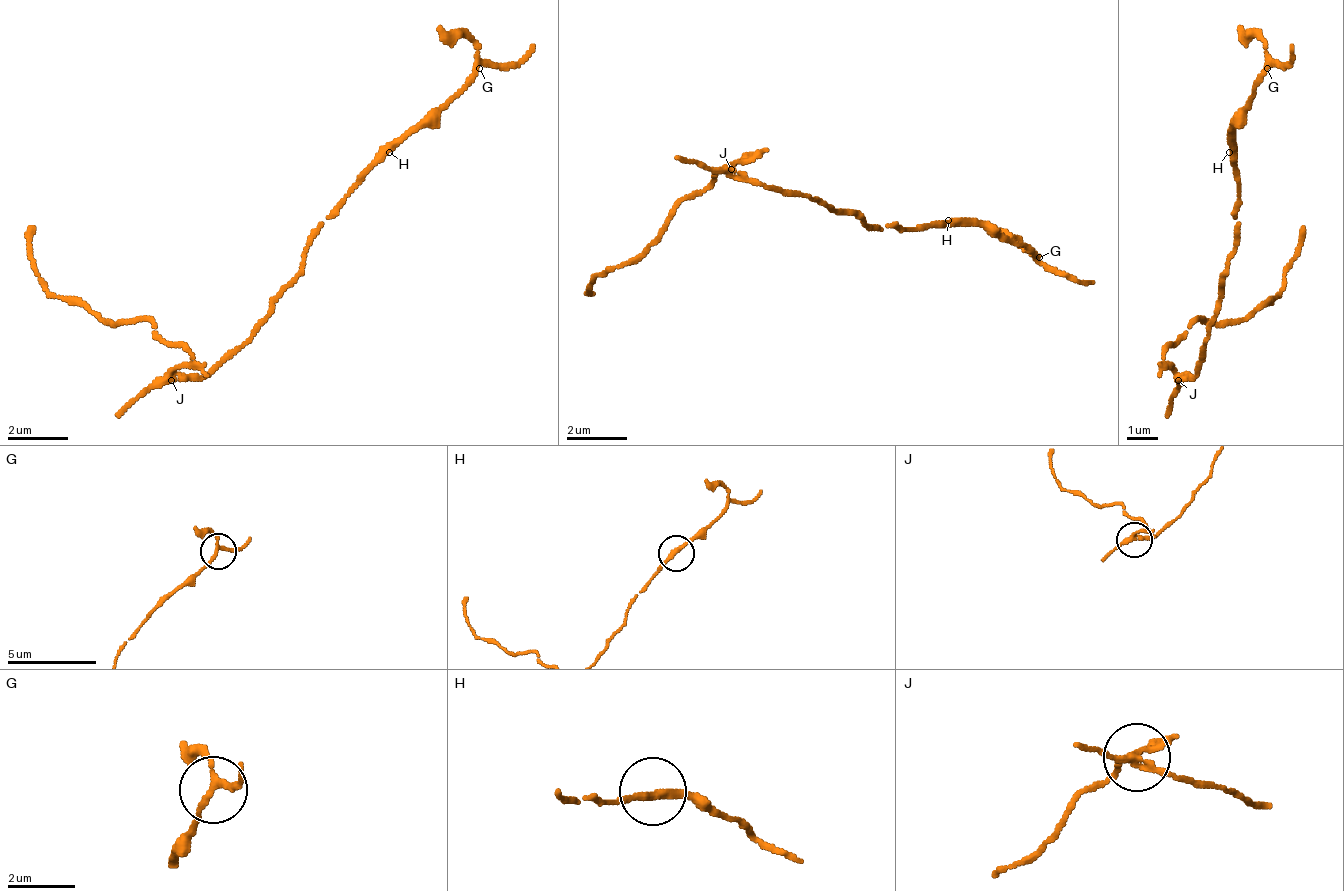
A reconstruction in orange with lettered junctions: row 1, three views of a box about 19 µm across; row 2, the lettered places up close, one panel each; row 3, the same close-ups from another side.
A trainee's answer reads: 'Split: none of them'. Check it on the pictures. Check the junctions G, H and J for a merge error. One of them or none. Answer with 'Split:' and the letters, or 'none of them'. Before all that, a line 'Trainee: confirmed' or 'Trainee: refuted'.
Trainee: refuted
Split: J

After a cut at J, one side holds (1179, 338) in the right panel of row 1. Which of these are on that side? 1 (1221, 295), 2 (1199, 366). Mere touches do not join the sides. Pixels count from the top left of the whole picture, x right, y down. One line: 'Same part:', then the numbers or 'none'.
Same part: none

